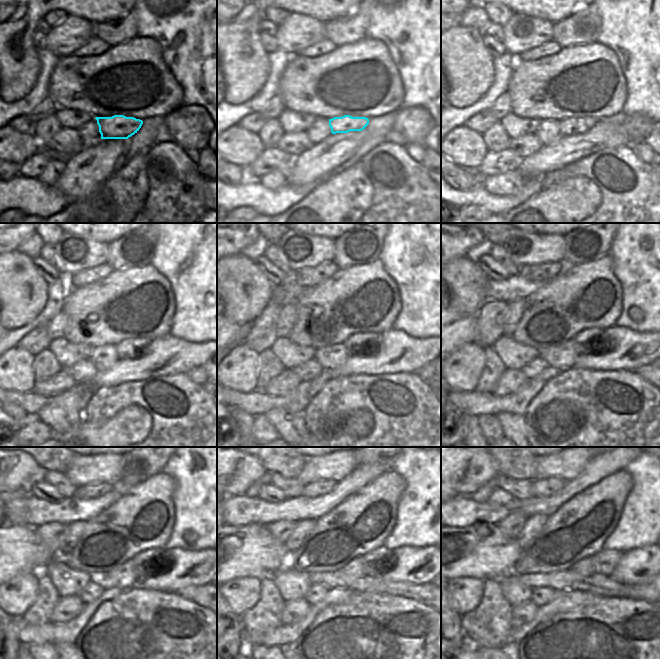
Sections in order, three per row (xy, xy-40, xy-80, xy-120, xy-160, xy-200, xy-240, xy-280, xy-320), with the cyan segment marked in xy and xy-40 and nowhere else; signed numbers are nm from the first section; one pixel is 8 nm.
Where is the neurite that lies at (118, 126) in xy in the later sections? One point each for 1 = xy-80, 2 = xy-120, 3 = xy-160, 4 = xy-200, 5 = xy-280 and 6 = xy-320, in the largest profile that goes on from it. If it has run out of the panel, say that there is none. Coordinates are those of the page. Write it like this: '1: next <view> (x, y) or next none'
1: next xy-80 (574, 125)
2: next xy-120 (130, 348)
3: next xy-160 (355, 344)
4: next xy-200 (581, 339)
5: next xy-280 (379, 554)
6: next xy-320 (606, 560)

